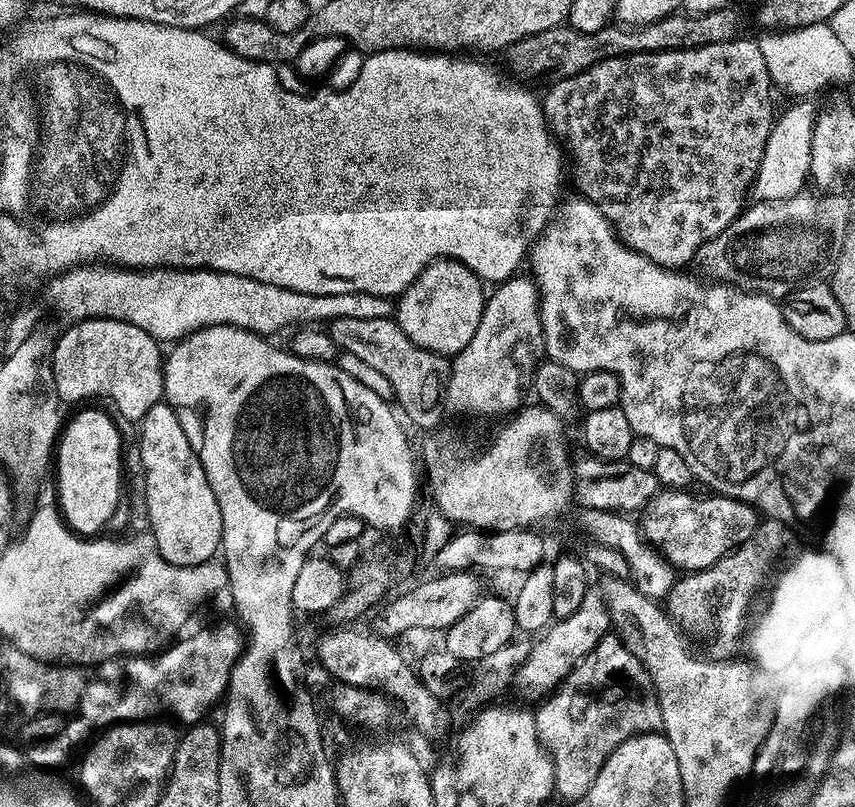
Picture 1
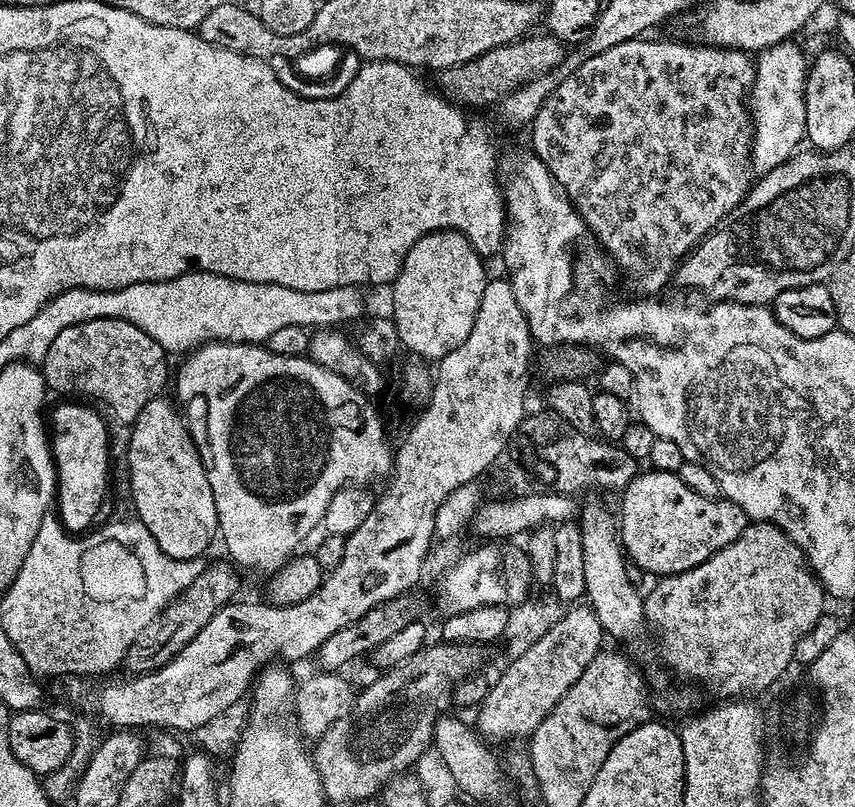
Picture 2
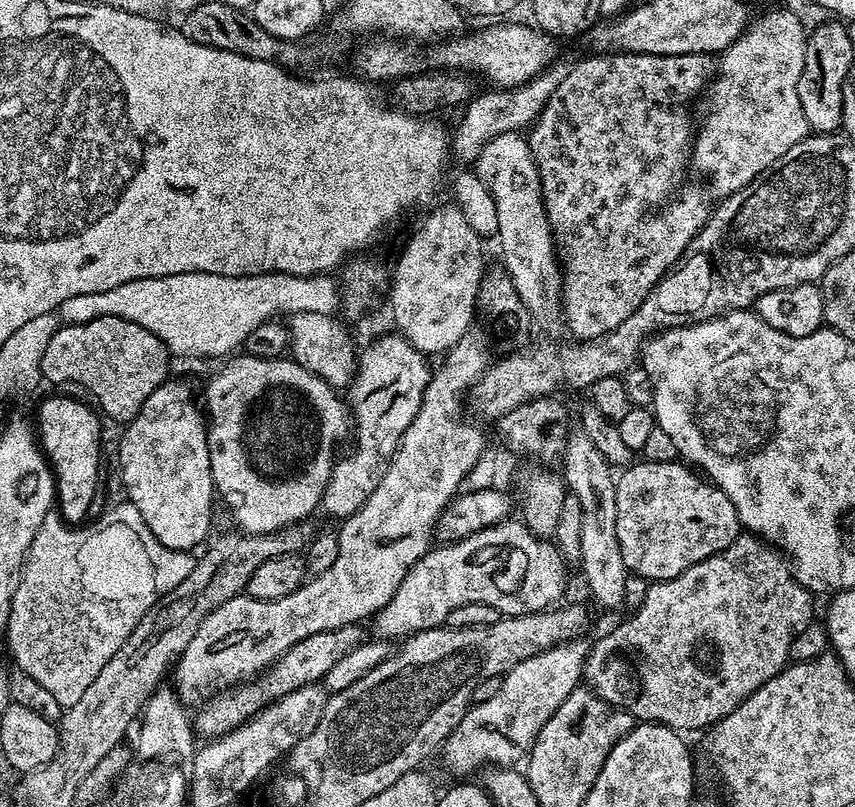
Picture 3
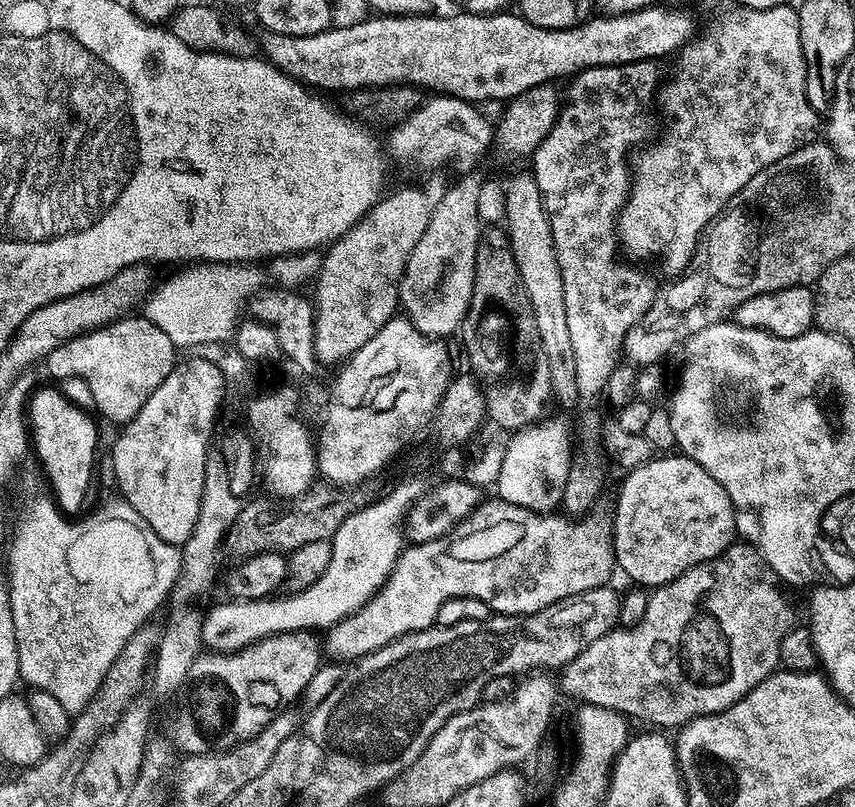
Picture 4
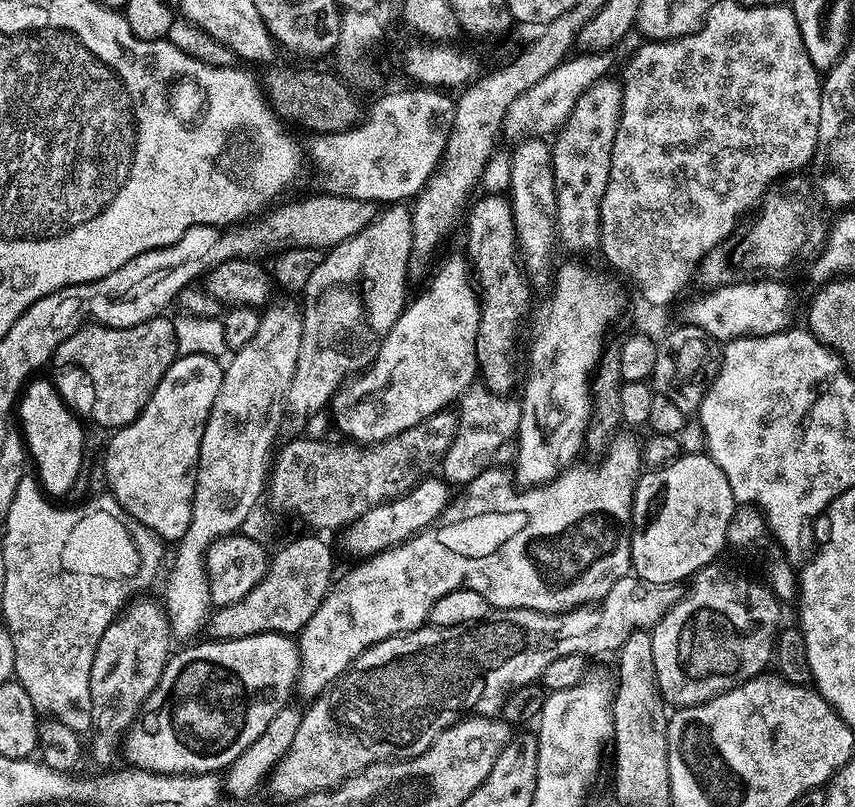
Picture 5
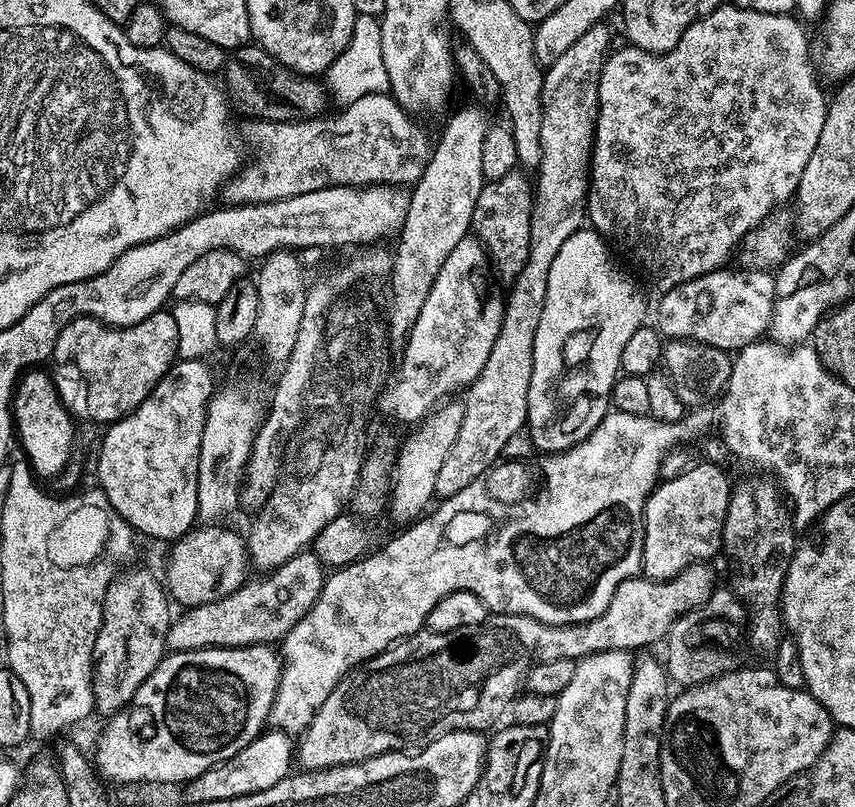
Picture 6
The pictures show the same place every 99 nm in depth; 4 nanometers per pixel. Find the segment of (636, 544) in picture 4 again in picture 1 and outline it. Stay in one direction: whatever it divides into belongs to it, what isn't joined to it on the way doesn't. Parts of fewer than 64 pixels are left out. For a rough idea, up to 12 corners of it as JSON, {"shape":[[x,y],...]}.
{"shape":[[660,490],[649,544],[677,570],[709,568],[754,534],[758,513],[719,494]]}

